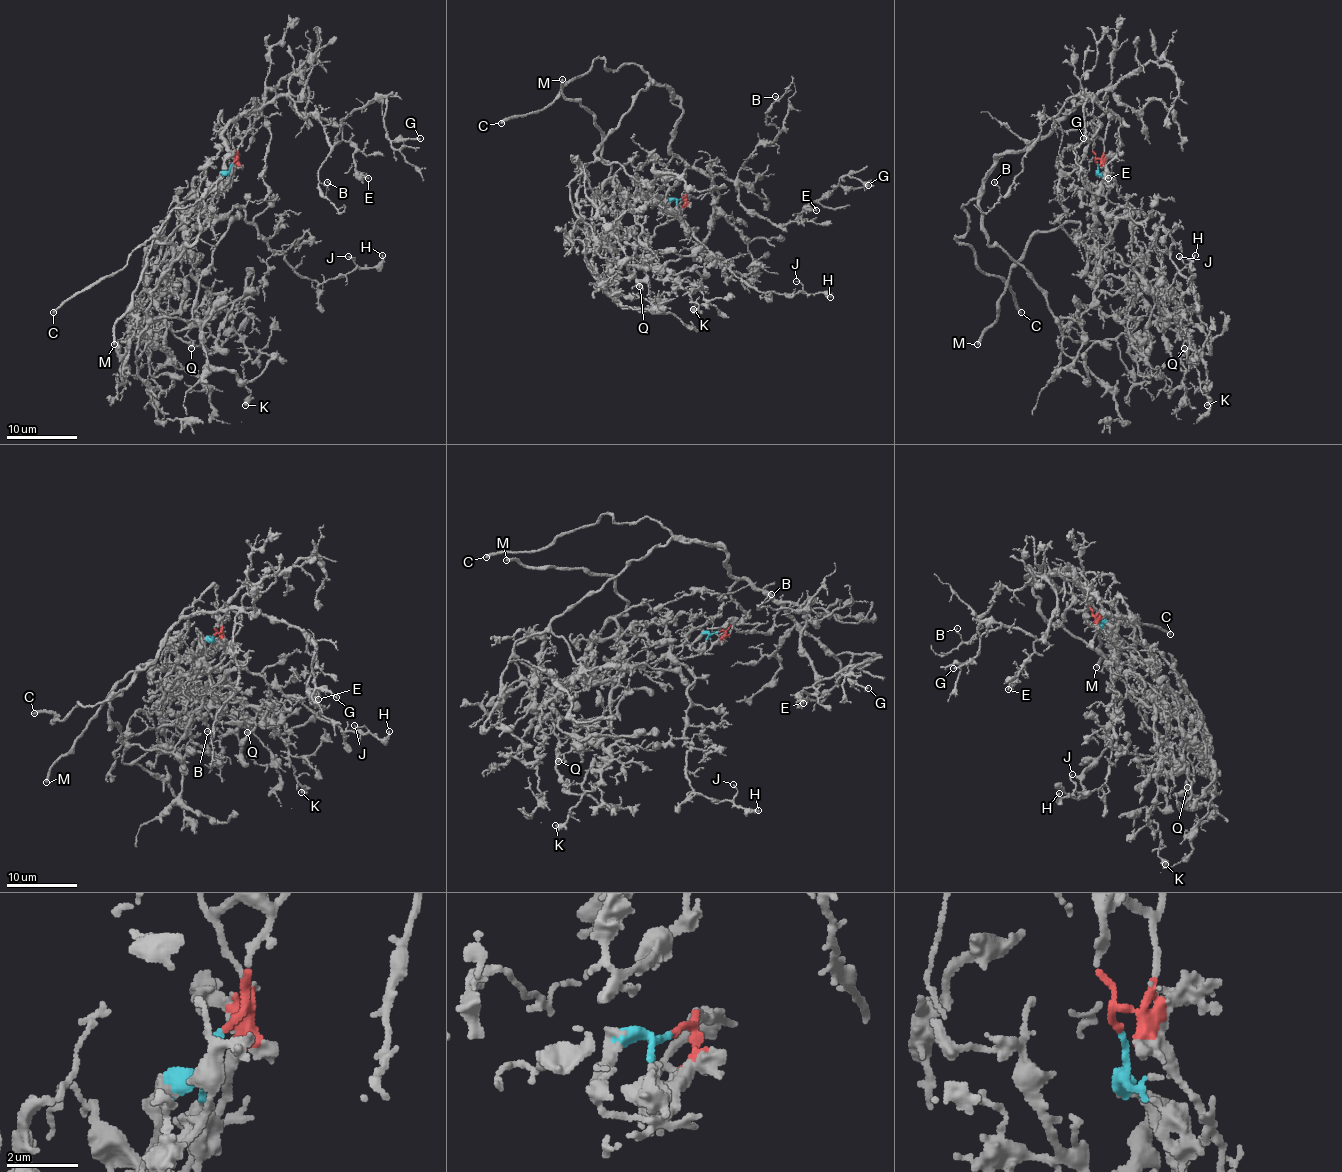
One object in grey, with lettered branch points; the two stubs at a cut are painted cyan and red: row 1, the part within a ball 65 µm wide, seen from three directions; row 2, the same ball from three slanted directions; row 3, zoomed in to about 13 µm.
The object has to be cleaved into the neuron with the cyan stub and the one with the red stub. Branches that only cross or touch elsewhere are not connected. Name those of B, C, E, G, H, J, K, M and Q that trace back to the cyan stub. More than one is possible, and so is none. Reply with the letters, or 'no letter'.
H, J, K, M, Q

